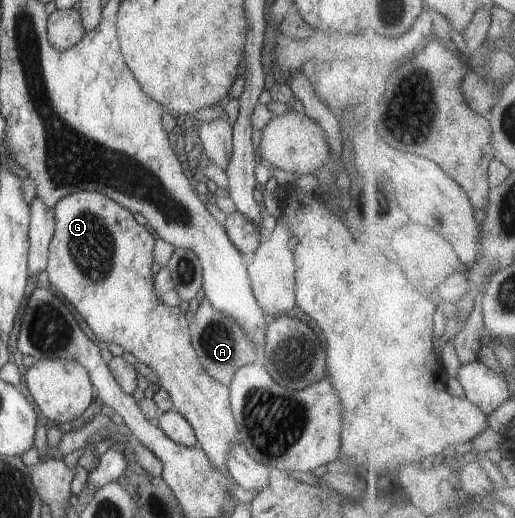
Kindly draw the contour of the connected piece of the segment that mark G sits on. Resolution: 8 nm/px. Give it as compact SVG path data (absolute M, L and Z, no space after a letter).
M78 191L55 202L54 232L48 245L46 272L48 280L81 315L93 335L103 343L113 343L128 351L136 361L144 363L155 375L158 384L169 394L172 408L180 413L193 428L197 447L208 457L210 464L227 476L226 455L229 448L239 442L238 429L229 403L229 388L215 381L202 366L190 342L188 321L178 306L167 306L155 296L151 274L151 233L139 225L133 213L99 192Z

